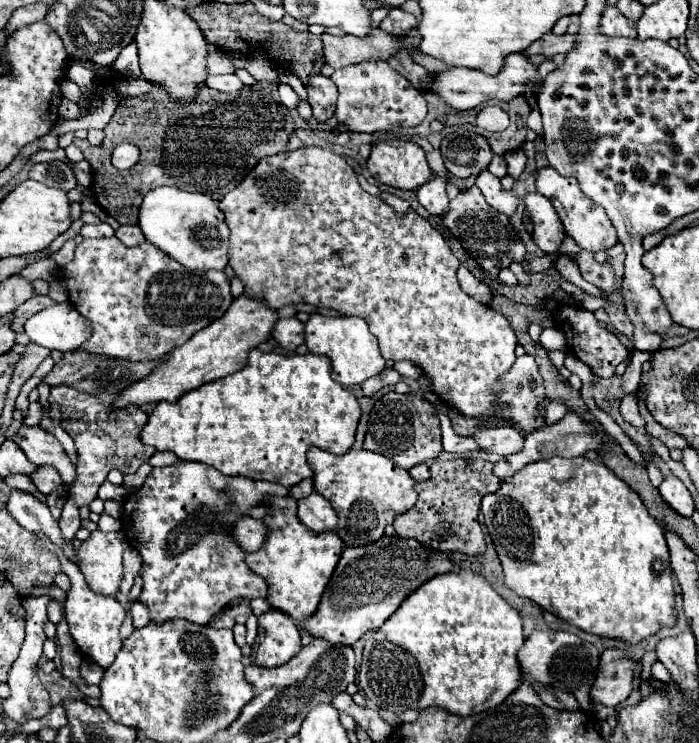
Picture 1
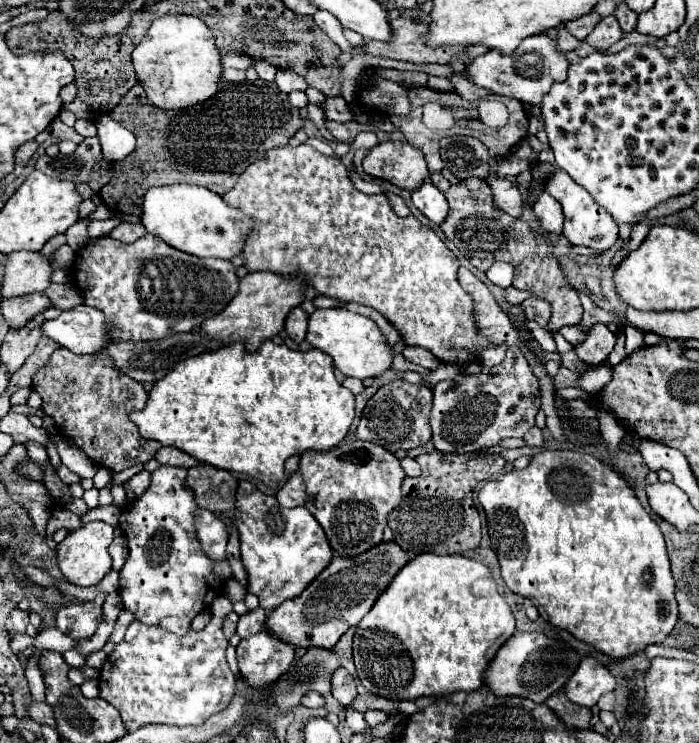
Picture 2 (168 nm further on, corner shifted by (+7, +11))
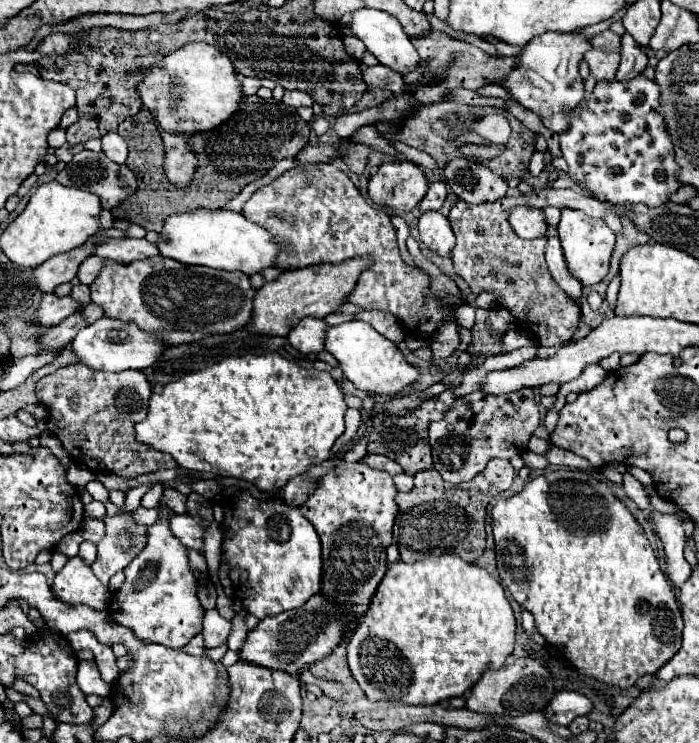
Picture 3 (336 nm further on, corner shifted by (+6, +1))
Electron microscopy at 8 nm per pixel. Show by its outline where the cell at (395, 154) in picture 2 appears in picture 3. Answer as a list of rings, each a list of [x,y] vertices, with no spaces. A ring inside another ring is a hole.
[[[384,162],[376,174],[370,176],[368,196],[380,204],[390,206],[396,212],[414,210],[428,190],[428,178],[422,166],[414,162]]]

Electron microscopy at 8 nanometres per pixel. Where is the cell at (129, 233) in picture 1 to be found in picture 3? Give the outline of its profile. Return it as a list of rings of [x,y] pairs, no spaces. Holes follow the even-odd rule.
[[[106,238],[96,246],[98,258],[112,258],[116,262],[134,262],[144,260],[150,256],[160,254],[156,244],[150,244],[148,240],[136,240],[136,238]]]

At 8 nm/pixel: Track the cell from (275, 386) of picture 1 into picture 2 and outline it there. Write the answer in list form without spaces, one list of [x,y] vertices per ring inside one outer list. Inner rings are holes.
[[[263,340],[255,352],[247,352],[243,342],[235,342],[183,360],[153,386],[145,408],[133,412],[131,420],[143,438],[179,448],[203,464],[249,474],[273,488],[285,482],[283,464],[289,456],[307,450],[331,450],[347,436],[353,414],[355,396],[335,380],[333,362],[325,352],[317,348],[297,352],[285,344]]]

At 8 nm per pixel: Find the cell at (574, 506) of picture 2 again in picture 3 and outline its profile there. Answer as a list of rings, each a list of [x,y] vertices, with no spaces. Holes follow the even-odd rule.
[[[552,470],[546,472],[542,476],[532,478],[522,492],[516,492],[508,498],[500,498],[496,500],[496,504],[490,510],[492,516],[492,530],[494,530],[494,542],[496,542],[496,562],[498,562],[498,572],[500,572],[500,582],[502,586],[512,594],[512,598],[526,608],[534,620],[536,620],[536,630],[554,646],[558,646],[564,656],[574,664],[576,670],[584,672],[586,676],[592,676],[600,682],[612,684],[612,686],[620,686],[620,688],[628,688],[632,686],[638,678],[642,678],[644,674],[656,674],[678,650],[682,644],[682,610],[680,604],[672,592],[670,580],[666,580],[666,576],[660,570],[658,558],[642,530],[642,526],[636,522],[636,518],[632,516],[632,512],[624,506],[624,502],[620,502],[612,488],[594,478],[592,474],[584,472],[584,470]]]

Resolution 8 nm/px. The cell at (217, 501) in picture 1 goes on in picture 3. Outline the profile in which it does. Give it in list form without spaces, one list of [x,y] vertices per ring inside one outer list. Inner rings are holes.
[[[166,504],[158,506],[158,512],[160,512],[158,520],[146,530],[146,546],[138,552],[138,556],[124,570],[126,582],[114,594],[114,600],[110,600],[108,614],[114,618],[114,622],[134,630],[134,634],[138,634],[138,638],[142,638],[144,642],[158,642],[168,648],[184,648],[202,630],[204,608],[196,594],[198,582],[196,582],[194,572],[190,570],[188,548],[170,530],[170,518],[174,516],[174,512]]]

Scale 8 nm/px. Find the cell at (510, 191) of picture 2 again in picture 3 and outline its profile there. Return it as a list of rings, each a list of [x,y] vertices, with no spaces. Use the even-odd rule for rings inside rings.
[[[516,206],[508,216],[510,226],[520,238],[538,238],[546,236],[546,222],[544,214],[538,208],[532,206]]]

